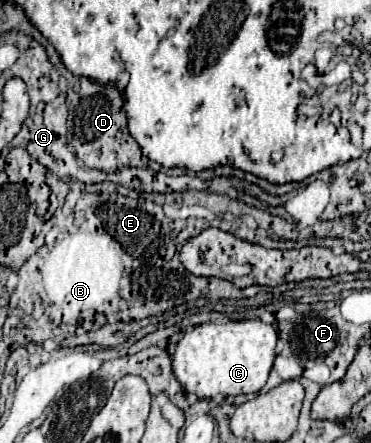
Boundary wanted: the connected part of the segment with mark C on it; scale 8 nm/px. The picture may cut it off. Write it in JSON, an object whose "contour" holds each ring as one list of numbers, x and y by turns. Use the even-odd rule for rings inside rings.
{"contour":[[238,320,238,322,226,322,226,324,200,324,194,328,188,328,182,336,182,340,176,344,176,352,172,356,172,372,176,380,182,384,186,392,196,394,198,398,214,398,218,394,222,396,238,396,238,394,256,394,268,380,272,362,276,358,276,328,272,324,264,324,262,320]]}

